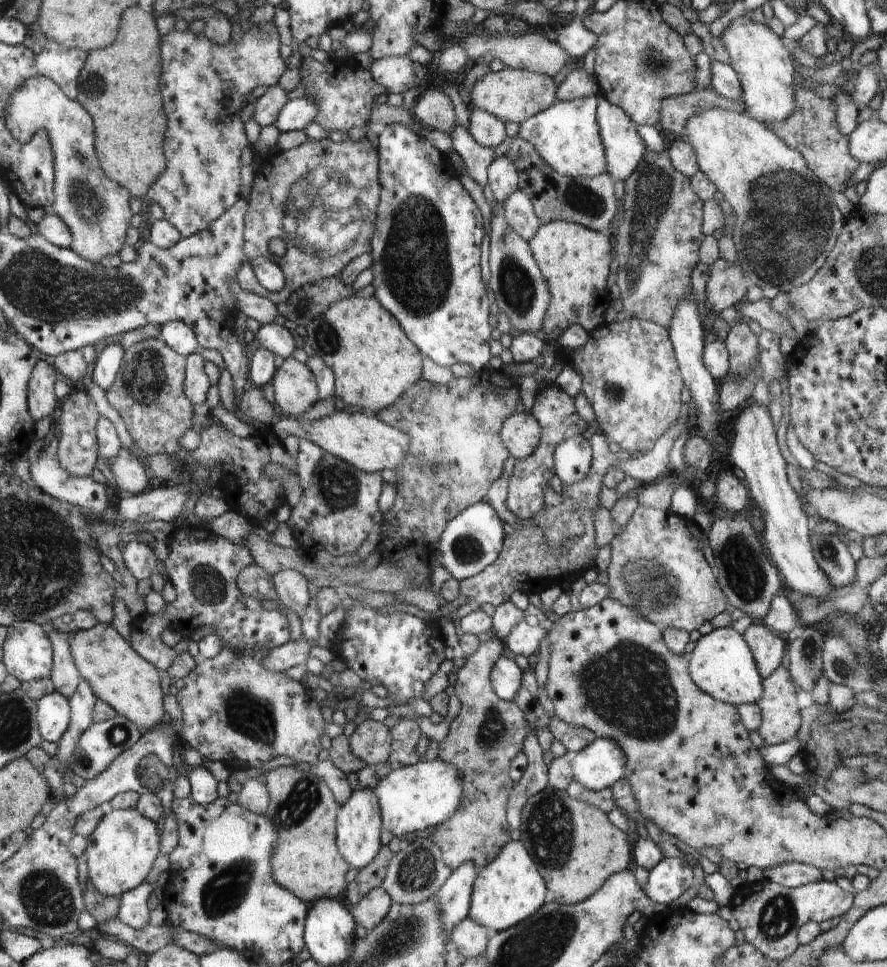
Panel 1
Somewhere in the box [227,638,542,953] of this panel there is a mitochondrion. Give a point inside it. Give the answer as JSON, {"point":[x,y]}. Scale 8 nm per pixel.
{"point":[305,797]}

